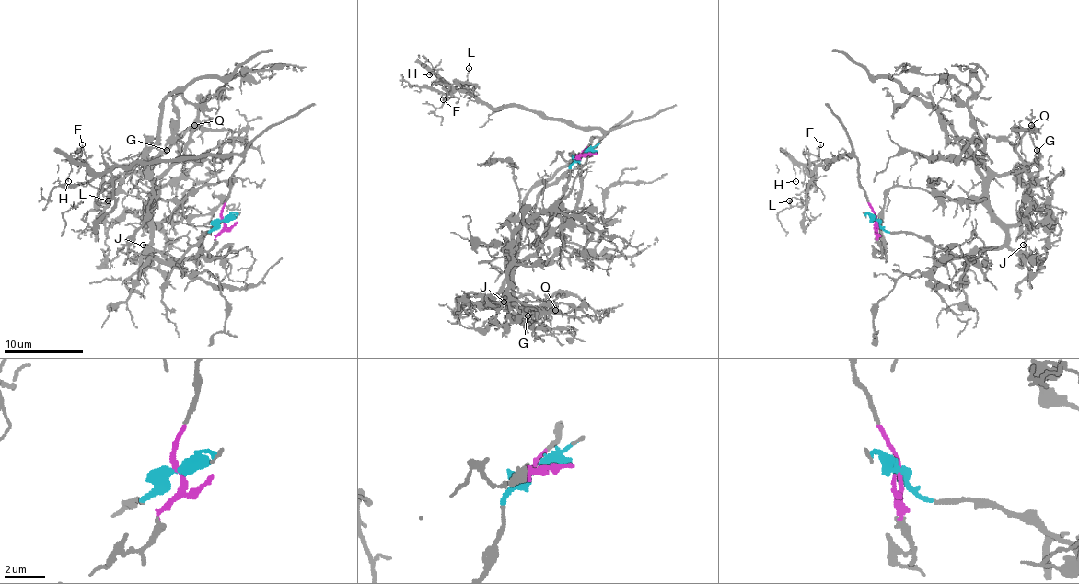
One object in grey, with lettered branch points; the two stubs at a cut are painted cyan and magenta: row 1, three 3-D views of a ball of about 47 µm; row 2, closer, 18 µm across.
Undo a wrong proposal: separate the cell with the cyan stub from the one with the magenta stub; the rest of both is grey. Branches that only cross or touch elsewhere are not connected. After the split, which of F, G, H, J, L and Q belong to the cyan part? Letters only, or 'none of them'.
G, J, Q

